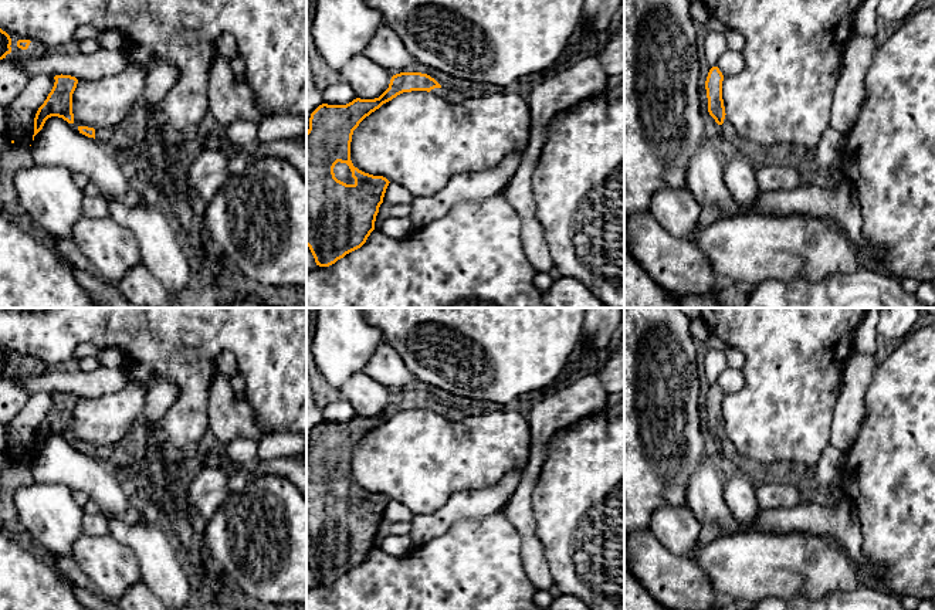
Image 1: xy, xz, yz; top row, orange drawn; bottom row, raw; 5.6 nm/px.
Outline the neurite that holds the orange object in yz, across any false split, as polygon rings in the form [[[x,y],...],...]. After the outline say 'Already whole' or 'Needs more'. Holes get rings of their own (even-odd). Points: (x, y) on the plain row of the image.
[[[712,384],[705,399],[708,430],[719,443],[728,468],[743,468],[748,464],[725,431],[725,424],[722,417],[722,399],[724,399],[724,393],[719,389],[719,386]]]. Needs more

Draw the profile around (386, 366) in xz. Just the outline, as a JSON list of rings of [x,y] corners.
[[[386,342],[373,352],[362,373],[386,387],[403,387],[416,379],[396,349]]]

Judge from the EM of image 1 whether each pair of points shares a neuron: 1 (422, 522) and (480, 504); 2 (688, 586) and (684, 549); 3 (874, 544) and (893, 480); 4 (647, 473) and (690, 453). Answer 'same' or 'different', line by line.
1: same
2: different
3: same
4: same

